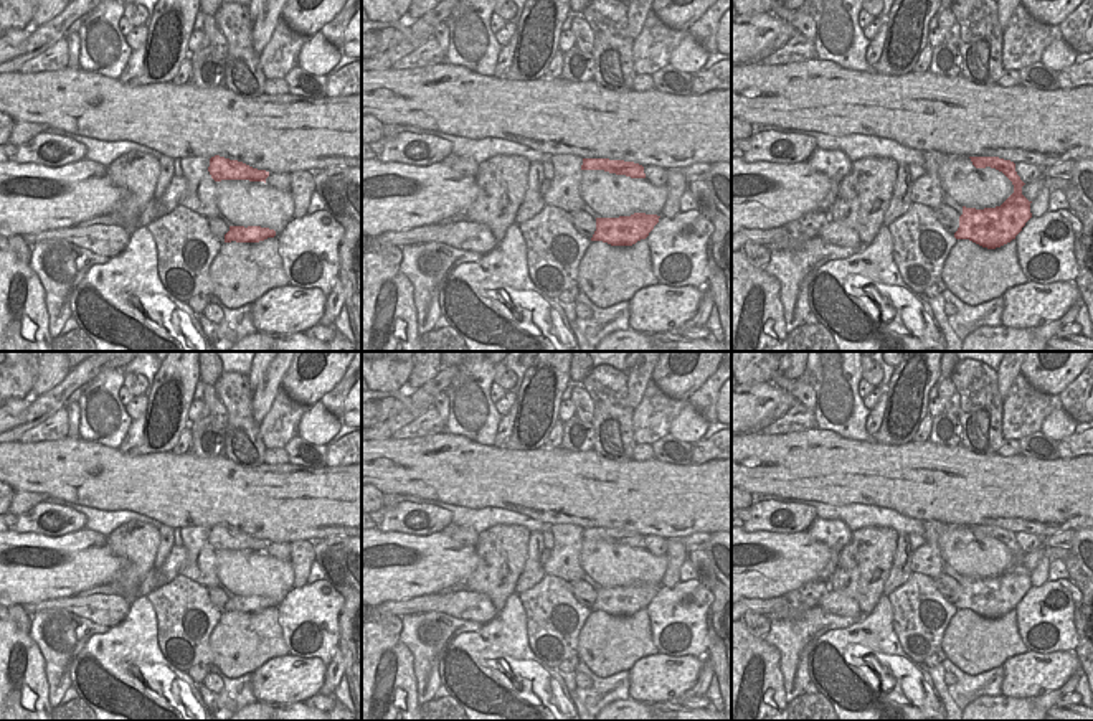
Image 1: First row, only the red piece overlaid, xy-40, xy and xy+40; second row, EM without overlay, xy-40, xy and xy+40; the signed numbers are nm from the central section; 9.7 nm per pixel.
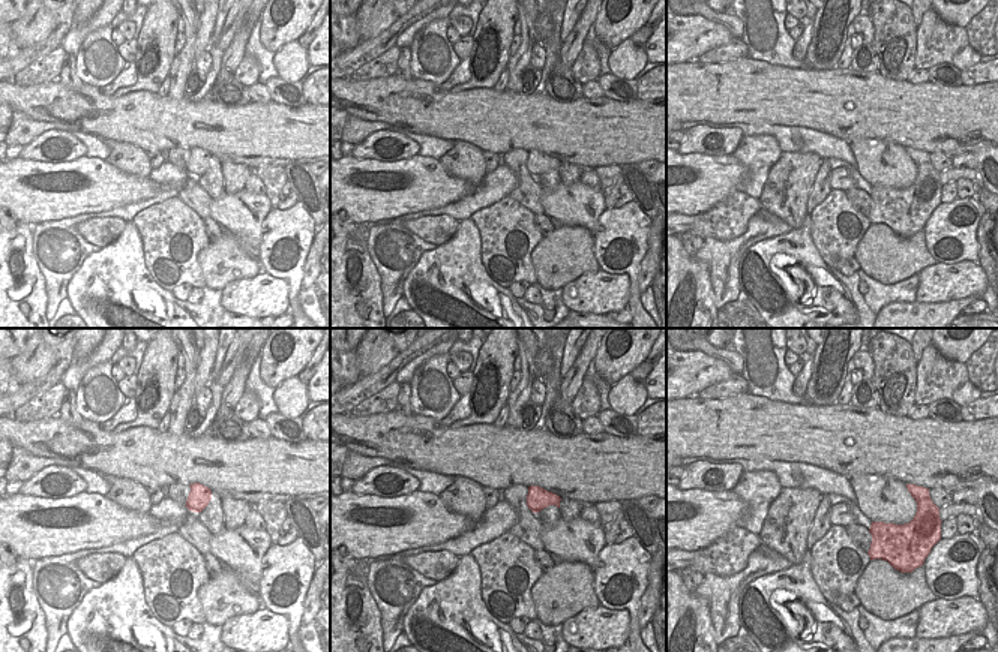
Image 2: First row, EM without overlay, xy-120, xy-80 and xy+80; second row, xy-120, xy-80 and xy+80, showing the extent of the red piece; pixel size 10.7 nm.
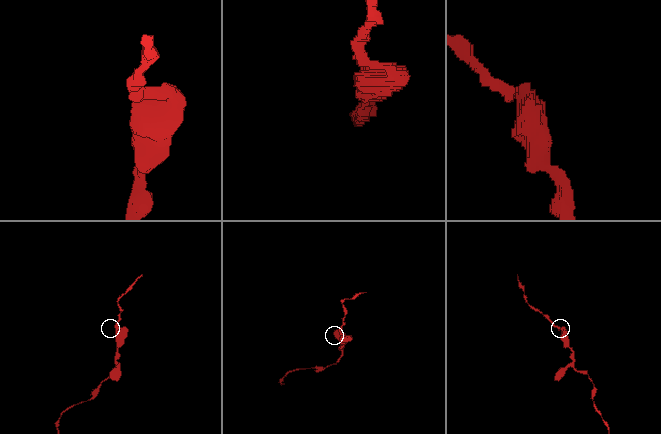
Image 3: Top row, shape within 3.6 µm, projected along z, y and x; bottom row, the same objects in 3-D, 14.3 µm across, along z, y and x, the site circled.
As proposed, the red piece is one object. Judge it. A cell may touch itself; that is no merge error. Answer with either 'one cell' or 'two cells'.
one cell

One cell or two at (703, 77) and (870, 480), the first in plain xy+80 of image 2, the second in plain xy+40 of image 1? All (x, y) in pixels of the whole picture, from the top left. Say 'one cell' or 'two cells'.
one cell

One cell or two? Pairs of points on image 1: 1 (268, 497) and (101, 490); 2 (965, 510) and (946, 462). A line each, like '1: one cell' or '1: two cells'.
1: one cell
2: one cell

